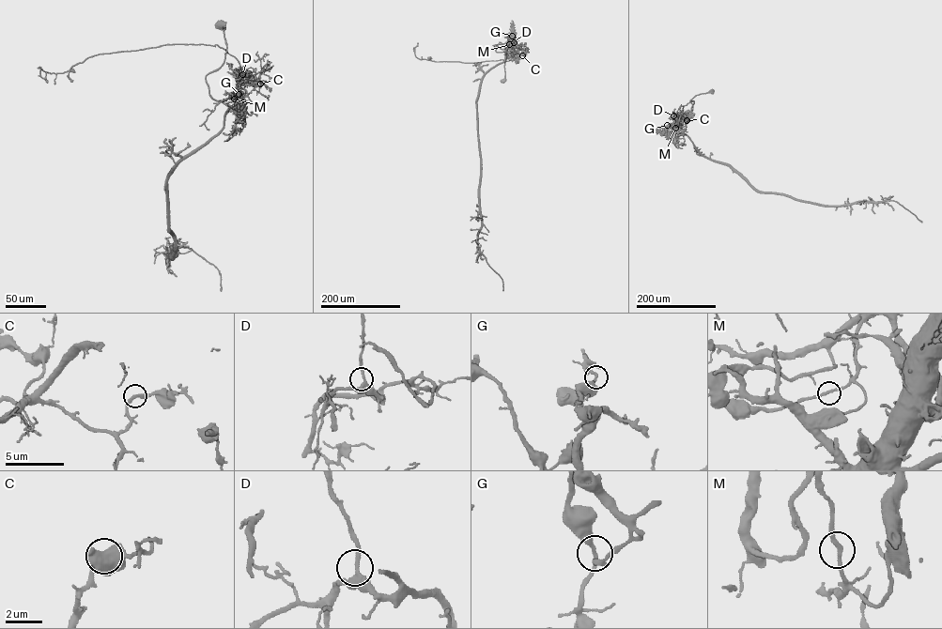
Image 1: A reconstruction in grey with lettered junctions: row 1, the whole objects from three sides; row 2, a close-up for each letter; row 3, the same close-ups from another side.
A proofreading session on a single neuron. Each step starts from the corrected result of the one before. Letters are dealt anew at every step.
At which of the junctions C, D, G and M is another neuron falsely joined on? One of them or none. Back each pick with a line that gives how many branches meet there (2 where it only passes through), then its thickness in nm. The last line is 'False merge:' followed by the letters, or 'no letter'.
G: Branches: 2. Thickness 240 nm
False merge: G

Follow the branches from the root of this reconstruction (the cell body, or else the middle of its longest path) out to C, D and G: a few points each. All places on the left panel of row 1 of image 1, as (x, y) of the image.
C: (175, 248), (169, 233), (168, 176), (223, 128), (224, 115), (238, 102), (240, 85), (260, 84)
D: (175, 248), (169, 233), (167, 177), (223, 128), (224, 115), (238, 102), (233, 91), (242, 74)
G: (175, 248), (169, 233), (167, 177), (223, 128), (224, 115), (241, 101), (239, 94)

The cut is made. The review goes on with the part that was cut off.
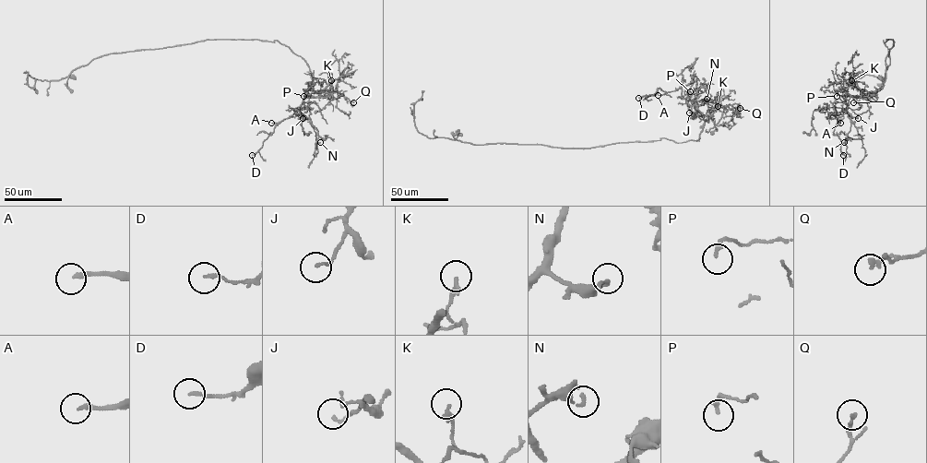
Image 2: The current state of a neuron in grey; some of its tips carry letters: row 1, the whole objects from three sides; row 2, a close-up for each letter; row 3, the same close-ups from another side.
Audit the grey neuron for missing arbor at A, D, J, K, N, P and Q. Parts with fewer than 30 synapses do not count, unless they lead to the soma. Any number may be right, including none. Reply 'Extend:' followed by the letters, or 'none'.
Extend: A

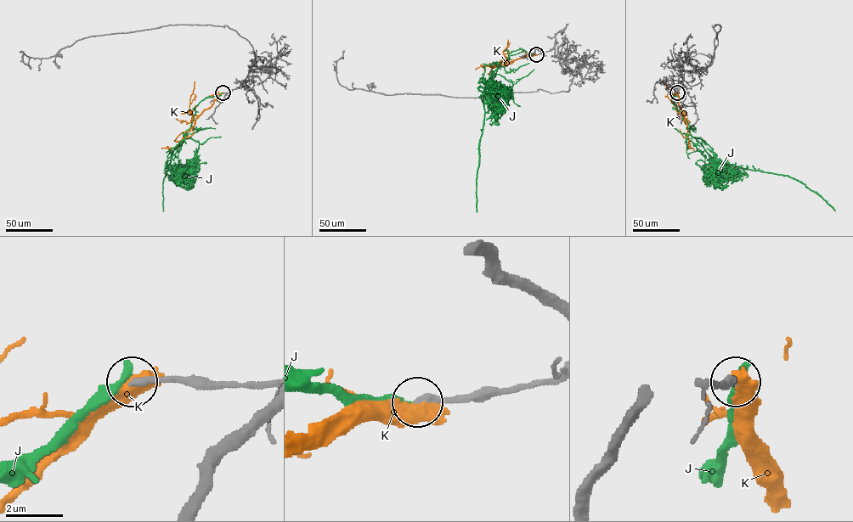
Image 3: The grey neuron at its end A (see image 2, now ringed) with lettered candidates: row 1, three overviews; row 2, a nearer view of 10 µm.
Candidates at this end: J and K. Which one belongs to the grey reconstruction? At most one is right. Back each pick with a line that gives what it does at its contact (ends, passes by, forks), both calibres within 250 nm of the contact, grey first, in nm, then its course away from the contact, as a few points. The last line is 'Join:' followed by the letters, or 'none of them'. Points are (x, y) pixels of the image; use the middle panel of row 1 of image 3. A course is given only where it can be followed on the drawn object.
Join: none of them

